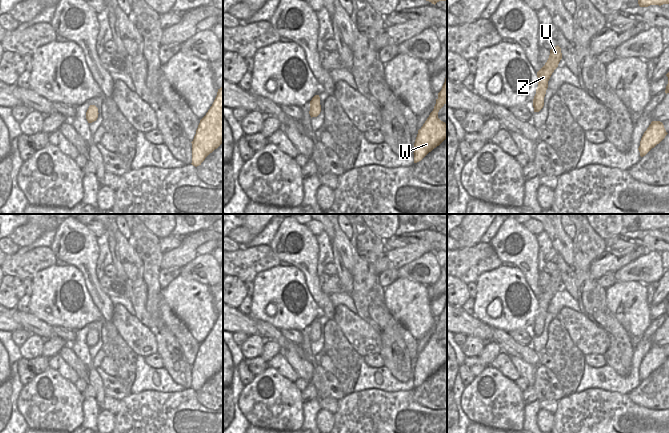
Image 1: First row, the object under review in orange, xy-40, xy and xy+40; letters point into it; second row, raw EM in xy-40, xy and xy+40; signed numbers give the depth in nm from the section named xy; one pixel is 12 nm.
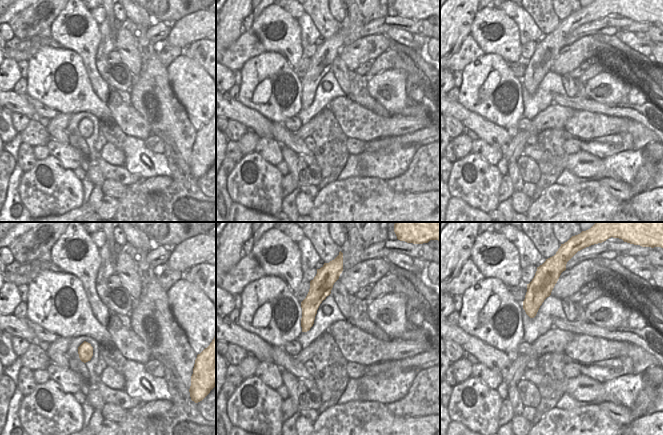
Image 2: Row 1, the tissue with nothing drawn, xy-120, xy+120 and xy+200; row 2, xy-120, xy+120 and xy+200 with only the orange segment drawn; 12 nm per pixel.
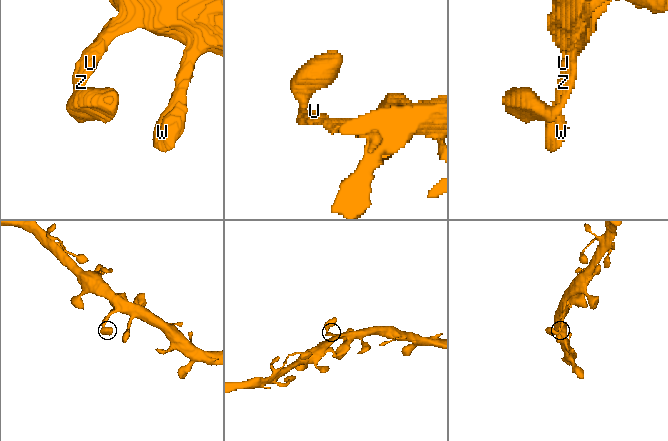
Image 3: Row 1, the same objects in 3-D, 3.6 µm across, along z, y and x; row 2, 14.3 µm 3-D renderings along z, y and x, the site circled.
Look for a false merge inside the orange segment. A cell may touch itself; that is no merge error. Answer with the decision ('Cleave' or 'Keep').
Keep

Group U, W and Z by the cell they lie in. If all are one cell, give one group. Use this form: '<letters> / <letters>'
U W Z

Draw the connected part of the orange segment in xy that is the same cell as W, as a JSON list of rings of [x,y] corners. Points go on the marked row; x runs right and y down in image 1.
[[[447,74],[441,91],[438,93],[433,111],[418,130],[414,143],[414,163],[421,161],[429,152],[447,138],[446,123],[438,118],[439,110],[447,103]]]

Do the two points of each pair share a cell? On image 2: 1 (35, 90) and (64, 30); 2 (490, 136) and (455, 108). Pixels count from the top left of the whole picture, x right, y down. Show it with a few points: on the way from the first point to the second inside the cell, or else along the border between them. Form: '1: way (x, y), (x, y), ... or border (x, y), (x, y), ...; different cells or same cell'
1: border (63, 47), (73, 50), (83, 60); different cells
2: way (481, 127), (464, 115); same cell

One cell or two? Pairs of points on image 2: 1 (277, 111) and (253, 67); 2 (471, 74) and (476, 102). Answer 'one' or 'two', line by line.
1: one
2: one

